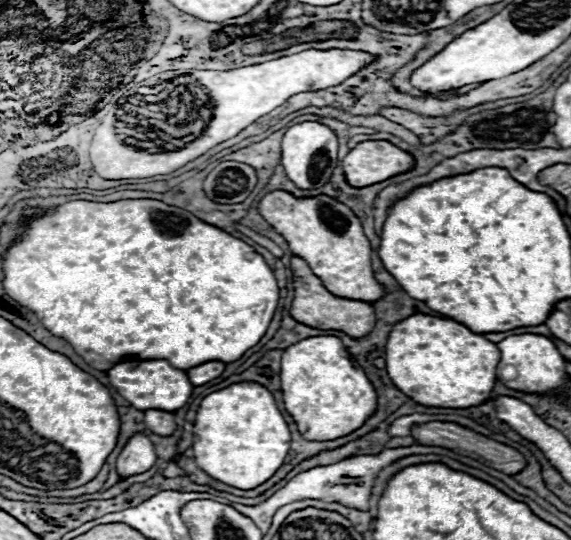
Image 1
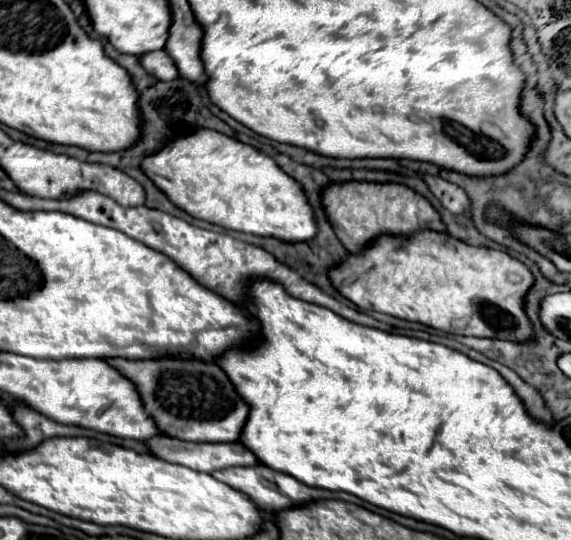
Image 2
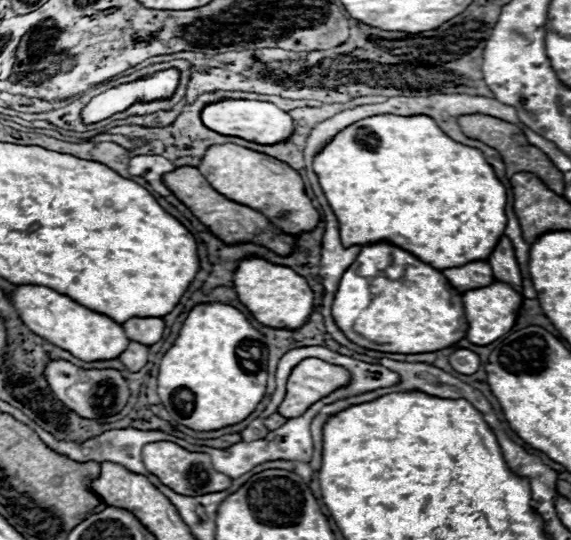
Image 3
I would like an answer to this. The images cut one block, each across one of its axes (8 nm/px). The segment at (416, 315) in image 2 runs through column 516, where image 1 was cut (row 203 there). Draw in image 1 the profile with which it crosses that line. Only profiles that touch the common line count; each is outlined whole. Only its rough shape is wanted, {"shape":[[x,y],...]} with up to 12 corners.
{"shape":[[324,194],[258,208],[326,290],[384,296],[358,216]]}

